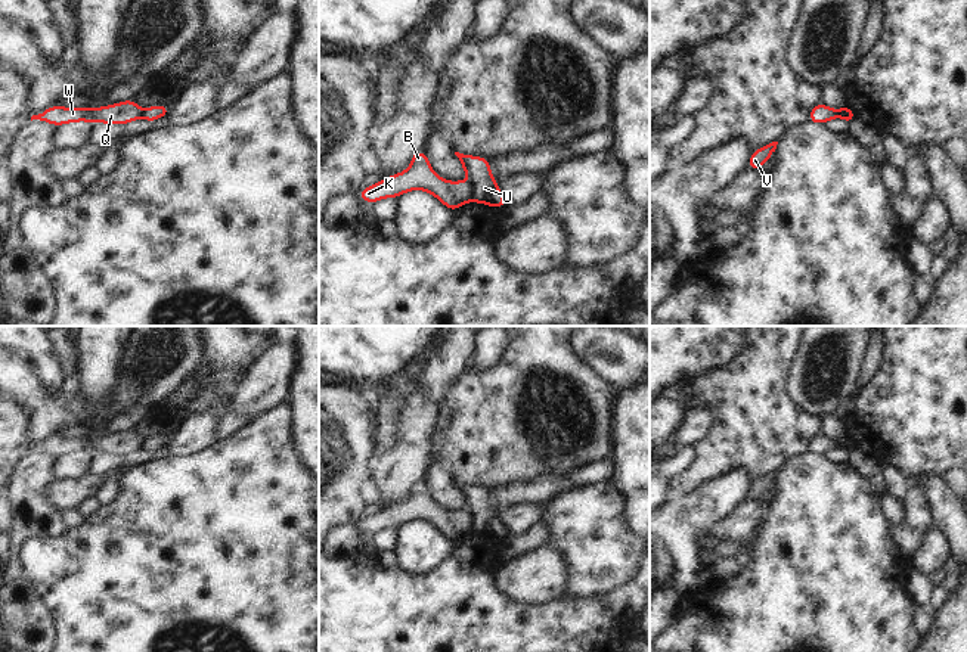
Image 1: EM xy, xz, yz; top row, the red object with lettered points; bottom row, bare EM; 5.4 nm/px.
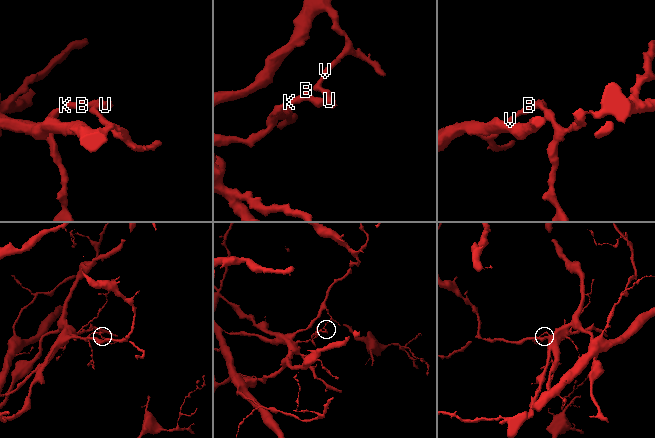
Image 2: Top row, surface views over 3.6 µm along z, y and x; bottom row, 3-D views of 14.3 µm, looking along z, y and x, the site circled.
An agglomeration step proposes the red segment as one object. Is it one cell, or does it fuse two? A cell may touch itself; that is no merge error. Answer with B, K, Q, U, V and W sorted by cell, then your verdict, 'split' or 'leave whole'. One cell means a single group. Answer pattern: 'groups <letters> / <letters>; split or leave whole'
groups B K Q W / U V; split

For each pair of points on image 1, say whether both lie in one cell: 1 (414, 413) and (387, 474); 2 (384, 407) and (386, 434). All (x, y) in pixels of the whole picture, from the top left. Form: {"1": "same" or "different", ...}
{"1": "same", "2": "same"}

